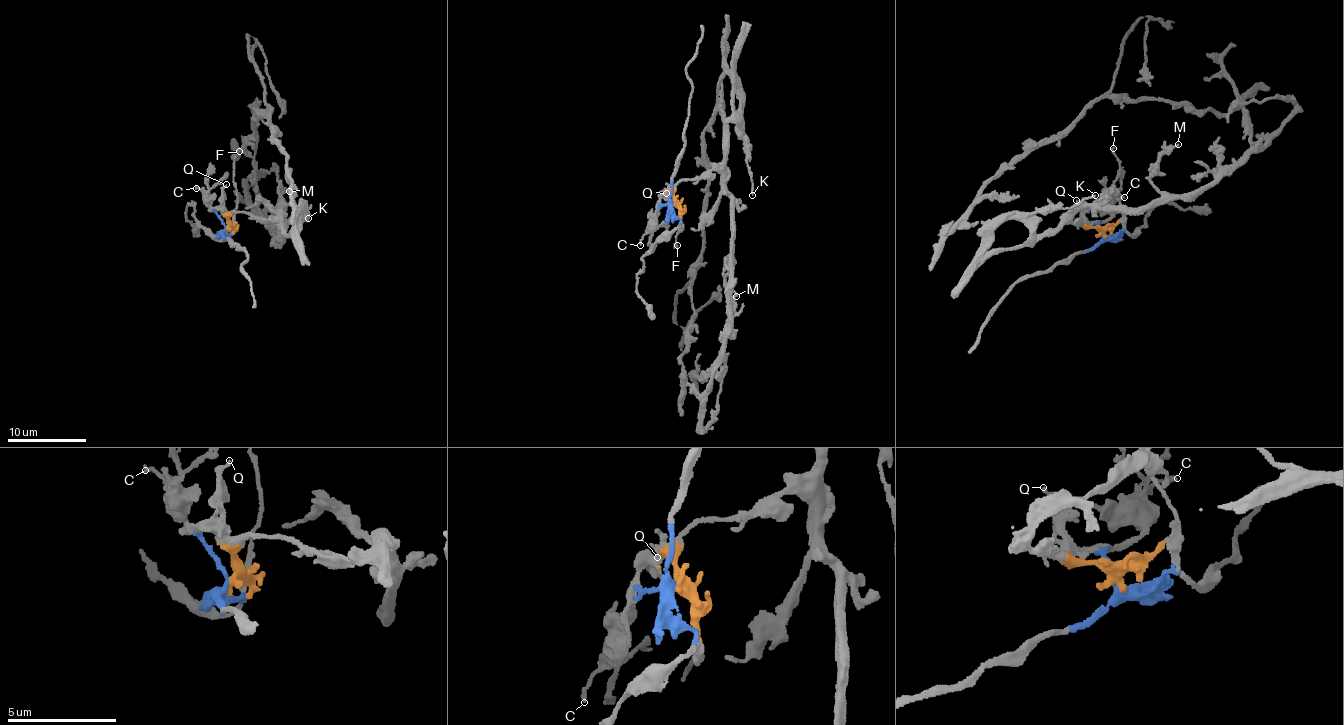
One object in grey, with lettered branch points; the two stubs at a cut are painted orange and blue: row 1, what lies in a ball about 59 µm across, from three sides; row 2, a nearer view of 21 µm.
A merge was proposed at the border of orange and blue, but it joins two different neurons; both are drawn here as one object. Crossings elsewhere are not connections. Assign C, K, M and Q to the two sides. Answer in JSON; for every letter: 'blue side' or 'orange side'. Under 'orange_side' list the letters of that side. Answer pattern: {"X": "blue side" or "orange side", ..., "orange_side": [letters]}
{"C": "blue side", "K": "orange side", "M": "orange side", "Q": "orange side", "orange_side": ["K", "M", "Q"]}

